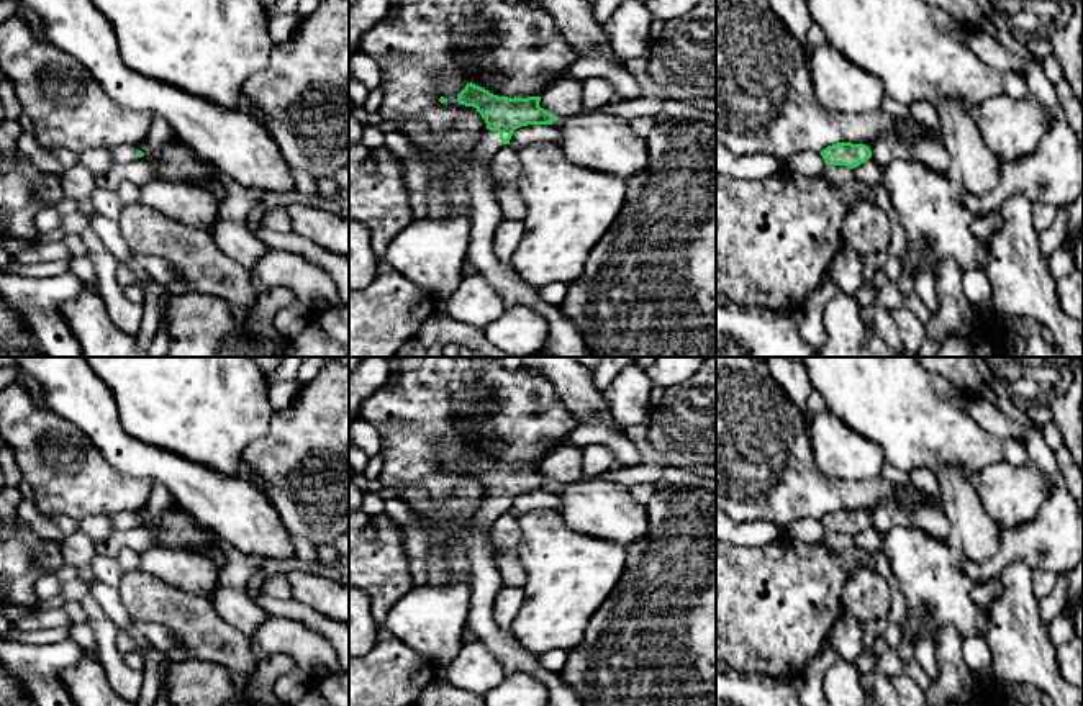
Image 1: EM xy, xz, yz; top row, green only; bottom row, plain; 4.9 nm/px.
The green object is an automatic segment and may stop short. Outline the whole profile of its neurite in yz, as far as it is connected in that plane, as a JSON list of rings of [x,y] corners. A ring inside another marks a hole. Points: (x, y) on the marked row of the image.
[[[837,143],[819,152],[827,165],[859,167],[872,157],[872,151],[865,144]]]

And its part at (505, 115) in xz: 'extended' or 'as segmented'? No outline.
extended

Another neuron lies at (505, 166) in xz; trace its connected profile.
[[[501,144],[492,161],[492,172],[495,175],[495,188],[501,208],[501,218],[523,221],[526,215],[526,203],[518,185],[521,162],[516,149],[510,144]]]

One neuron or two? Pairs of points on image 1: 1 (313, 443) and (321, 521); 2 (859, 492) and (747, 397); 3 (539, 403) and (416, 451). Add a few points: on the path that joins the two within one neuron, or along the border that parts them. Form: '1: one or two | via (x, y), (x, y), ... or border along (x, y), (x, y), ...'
1: one | via (321, 462), (321, 502)
2: one | via (826, 492), (762, 429)
3: one | via (508, 403), (459, 403), (443, 420)

